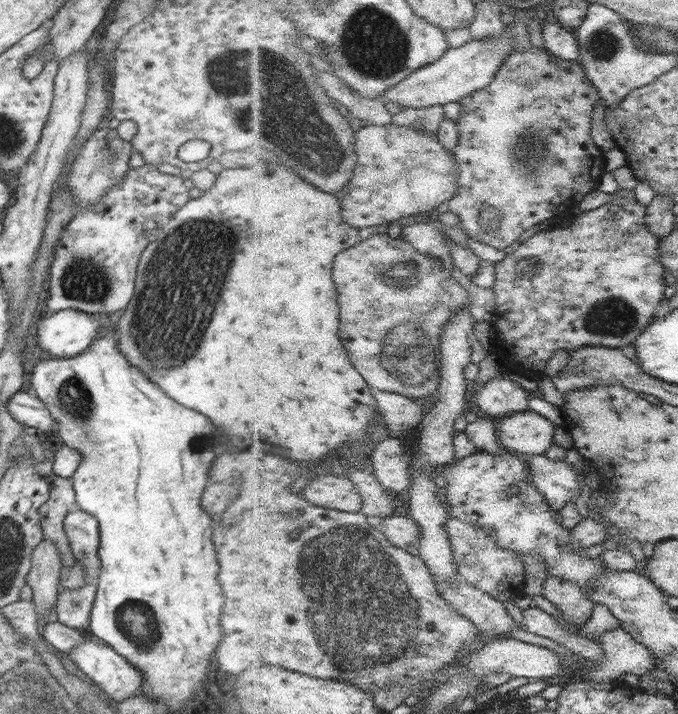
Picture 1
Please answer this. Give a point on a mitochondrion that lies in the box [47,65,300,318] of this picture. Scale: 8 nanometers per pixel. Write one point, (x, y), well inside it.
(84, 278)

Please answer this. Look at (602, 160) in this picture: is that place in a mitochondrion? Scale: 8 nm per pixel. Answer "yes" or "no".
no

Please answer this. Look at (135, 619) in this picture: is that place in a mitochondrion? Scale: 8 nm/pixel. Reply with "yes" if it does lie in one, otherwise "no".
yes

